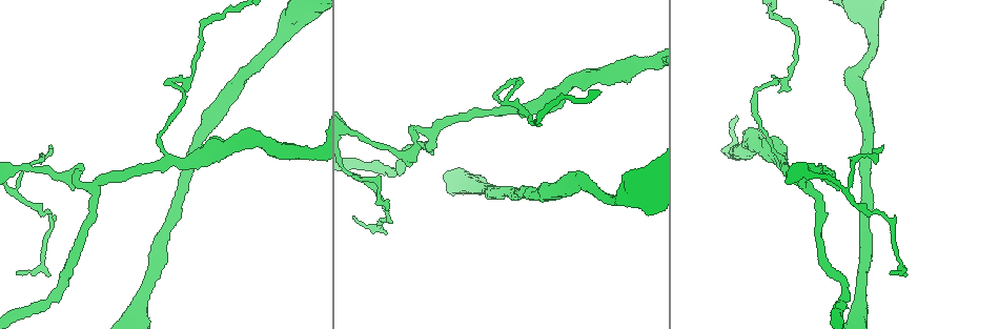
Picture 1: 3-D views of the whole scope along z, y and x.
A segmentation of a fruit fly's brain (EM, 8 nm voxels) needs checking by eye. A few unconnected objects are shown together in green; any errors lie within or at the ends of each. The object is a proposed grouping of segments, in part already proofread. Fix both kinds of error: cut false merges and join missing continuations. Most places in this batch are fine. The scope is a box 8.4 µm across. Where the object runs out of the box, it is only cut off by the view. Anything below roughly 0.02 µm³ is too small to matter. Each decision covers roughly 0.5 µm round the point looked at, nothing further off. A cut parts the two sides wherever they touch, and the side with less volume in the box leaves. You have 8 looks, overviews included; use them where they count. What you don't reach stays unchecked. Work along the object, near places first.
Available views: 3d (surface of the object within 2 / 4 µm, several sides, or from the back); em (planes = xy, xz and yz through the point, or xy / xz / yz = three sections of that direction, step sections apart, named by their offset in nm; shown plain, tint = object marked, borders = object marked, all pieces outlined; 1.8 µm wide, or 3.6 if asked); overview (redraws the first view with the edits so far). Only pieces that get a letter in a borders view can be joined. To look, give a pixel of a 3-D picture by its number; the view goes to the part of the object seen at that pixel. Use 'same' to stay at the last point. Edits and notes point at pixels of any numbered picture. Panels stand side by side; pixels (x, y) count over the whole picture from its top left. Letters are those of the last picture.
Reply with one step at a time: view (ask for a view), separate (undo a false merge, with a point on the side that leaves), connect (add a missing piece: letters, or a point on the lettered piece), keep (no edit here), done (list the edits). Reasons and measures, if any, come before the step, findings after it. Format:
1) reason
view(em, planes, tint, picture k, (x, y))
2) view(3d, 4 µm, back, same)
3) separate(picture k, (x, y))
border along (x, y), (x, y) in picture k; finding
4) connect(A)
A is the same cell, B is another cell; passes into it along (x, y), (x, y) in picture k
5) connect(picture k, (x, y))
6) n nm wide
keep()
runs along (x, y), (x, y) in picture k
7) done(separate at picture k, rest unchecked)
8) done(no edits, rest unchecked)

tapers out
view(3d, 2 µm, picture 1, (388, 210))

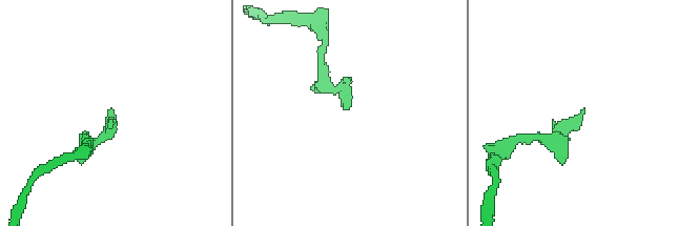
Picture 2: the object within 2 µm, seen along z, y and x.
now the EM
view(em, xy, step 16, borders, picture 2, (111, 111))

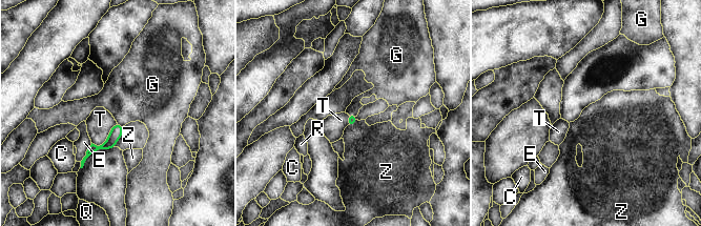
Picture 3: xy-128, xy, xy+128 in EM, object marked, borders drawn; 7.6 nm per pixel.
T touches over 260 nm
keep()
C, E, G, Q, R, T and Z are other cells; no lettered piece goes on from it

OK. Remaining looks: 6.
three-way junction
view(3d, 4 µm, picture 1, (432, 130))

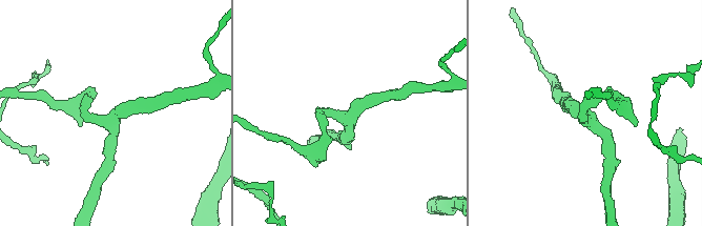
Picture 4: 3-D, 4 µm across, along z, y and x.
view(em, 3.6 µm, planes, borders, picture 4, (115, 117))

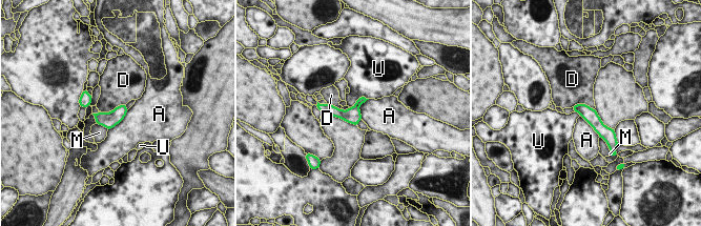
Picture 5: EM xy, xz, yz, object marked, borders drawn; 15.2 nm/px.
3 arms
keep()
A, D, M and U are other cells; runs along (576, 107), (612, 134) in picture 5; one cell here

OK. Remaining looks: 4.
two arms in line, one across
view(em, xy, step 16, tint, picture 1, (787, 161))

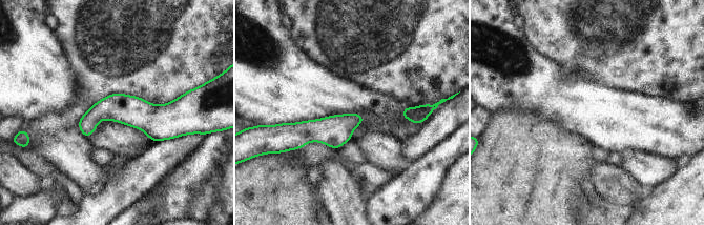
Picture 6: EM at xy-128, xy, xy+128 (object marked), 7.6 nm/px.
what lies round it
view(em, xy, step 16, borders, same)

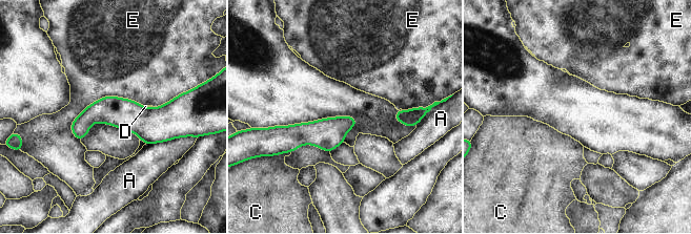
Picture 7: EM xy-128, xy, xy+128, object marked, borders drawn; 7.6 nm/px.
220 nm wide; E touches over 600 nm
keep()
A, C, D and E are other cells; one cell here

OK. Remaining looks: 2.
done(no edits, rest unchecked)

